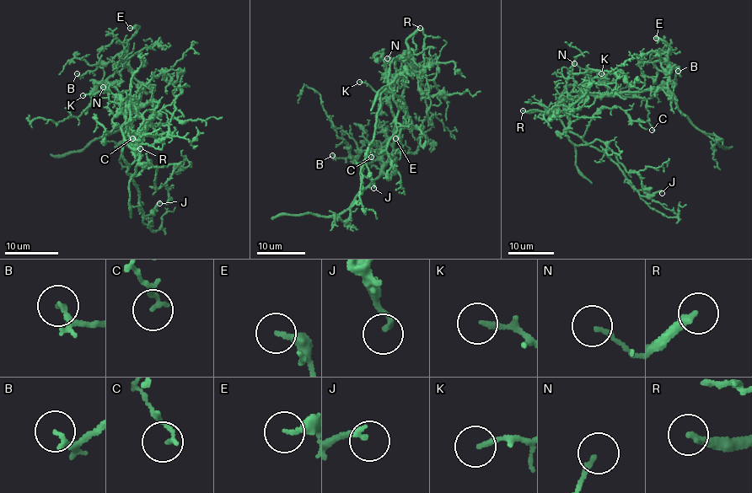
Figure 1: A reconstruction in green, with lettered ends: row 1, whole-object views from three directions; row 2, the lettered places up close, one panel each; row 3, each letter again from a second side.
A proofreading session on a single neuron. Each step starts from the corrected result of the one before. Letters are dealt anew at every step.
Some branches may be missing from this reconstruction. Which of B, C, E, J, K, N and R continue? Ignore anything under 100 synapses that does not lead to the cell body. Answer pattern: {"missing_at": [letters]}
{"missing_at": ["R"]}

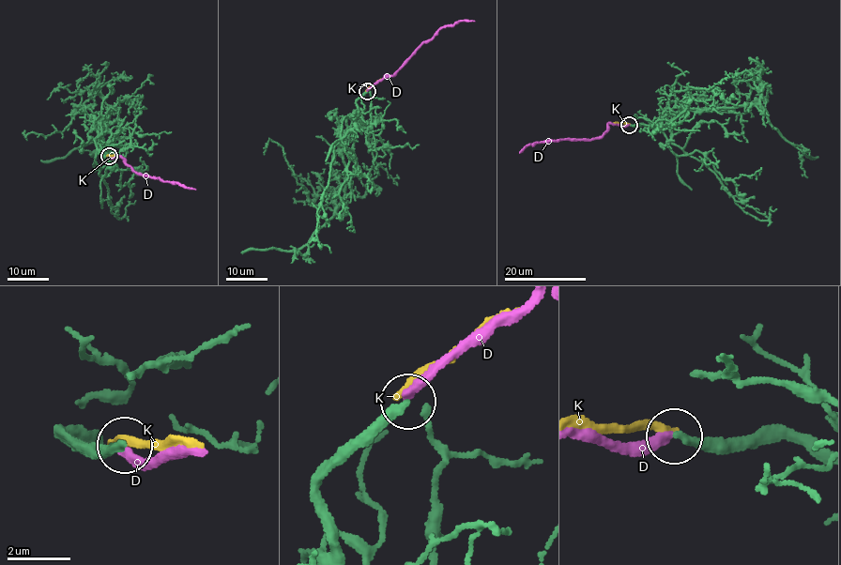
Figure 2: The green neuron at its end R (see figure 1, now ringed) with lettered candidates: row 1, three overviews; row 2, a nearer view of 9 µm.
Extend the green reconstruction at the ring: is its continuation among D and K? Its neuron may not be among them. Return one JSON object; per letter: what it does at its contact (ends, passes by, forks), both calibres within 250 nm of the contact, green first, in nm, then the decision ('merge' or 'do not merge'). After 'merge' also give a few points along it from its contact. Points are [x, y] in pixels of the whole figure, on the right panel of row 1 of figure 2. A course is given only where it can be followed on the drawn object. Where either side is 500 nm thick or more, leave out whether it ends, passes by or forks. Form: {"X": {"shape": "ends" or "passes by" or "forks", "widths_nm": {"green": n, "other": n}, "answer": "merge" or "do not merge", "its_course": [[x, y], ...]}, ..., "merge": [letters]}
{"D": {"shape": "ends", "widths_nm": {"green": 300, "other": 280}, "answer": "merge", "its_course": [[630, 124], [608, 124], [603, 133], [590, 139], [539, 142], [519, 153]]}, "K": {"shape": "ends", "widths_nm": {"green": 320, "other": 240}, "answer": "do not merge"}, "merge": ["D"]}

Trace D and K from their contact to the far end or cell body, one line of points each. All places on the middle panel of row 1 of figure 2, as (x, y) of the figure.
D: (367, 91), (385, 75), (393, 76), (442, 27), (452, 26), (459, 21), (474, 21)
K: (366, 91), (381, 79)

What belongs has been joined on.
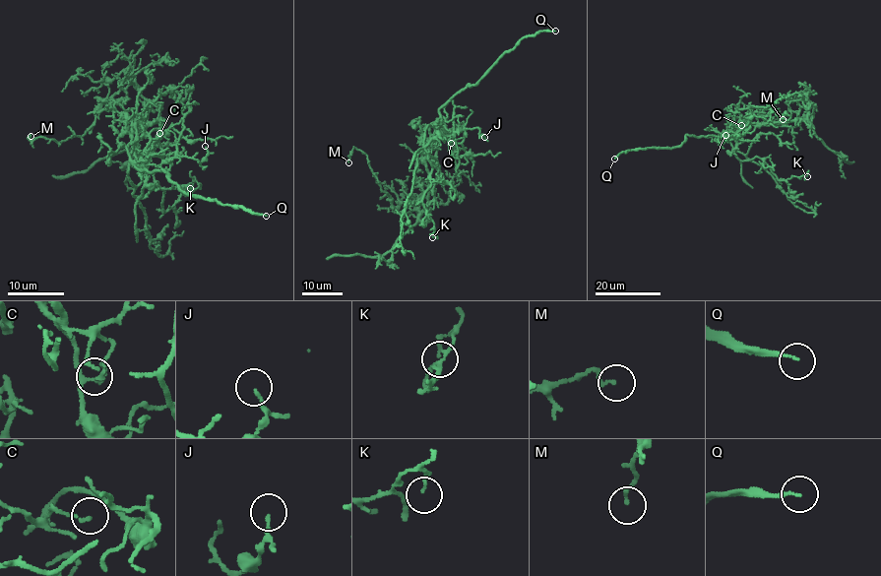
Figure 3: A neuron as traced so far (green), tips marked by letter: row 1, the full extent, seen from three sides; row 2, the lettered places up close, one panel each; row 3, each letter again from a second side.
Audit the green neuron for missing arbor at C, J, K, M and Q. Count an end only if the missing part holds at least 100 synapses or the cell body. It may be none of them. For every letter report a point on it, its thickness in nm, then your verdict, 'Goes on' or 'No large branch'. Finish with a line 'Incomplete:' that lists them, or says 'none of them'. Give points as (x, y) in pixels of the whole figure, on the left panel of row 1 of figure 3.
C: Place: (159, 133). Thickness 140 nm. No large branch
J: Place: (205, 146). Thickness 80 nm. No large branch
K: Place: (190, 188). Thickness 130 nm. No large branch
M: Place: (31, 136). Thickness 130 nm. No large branch
Q: Place: (266, 216). Thickness 120 nm. Goes on
Incomplete: Q

